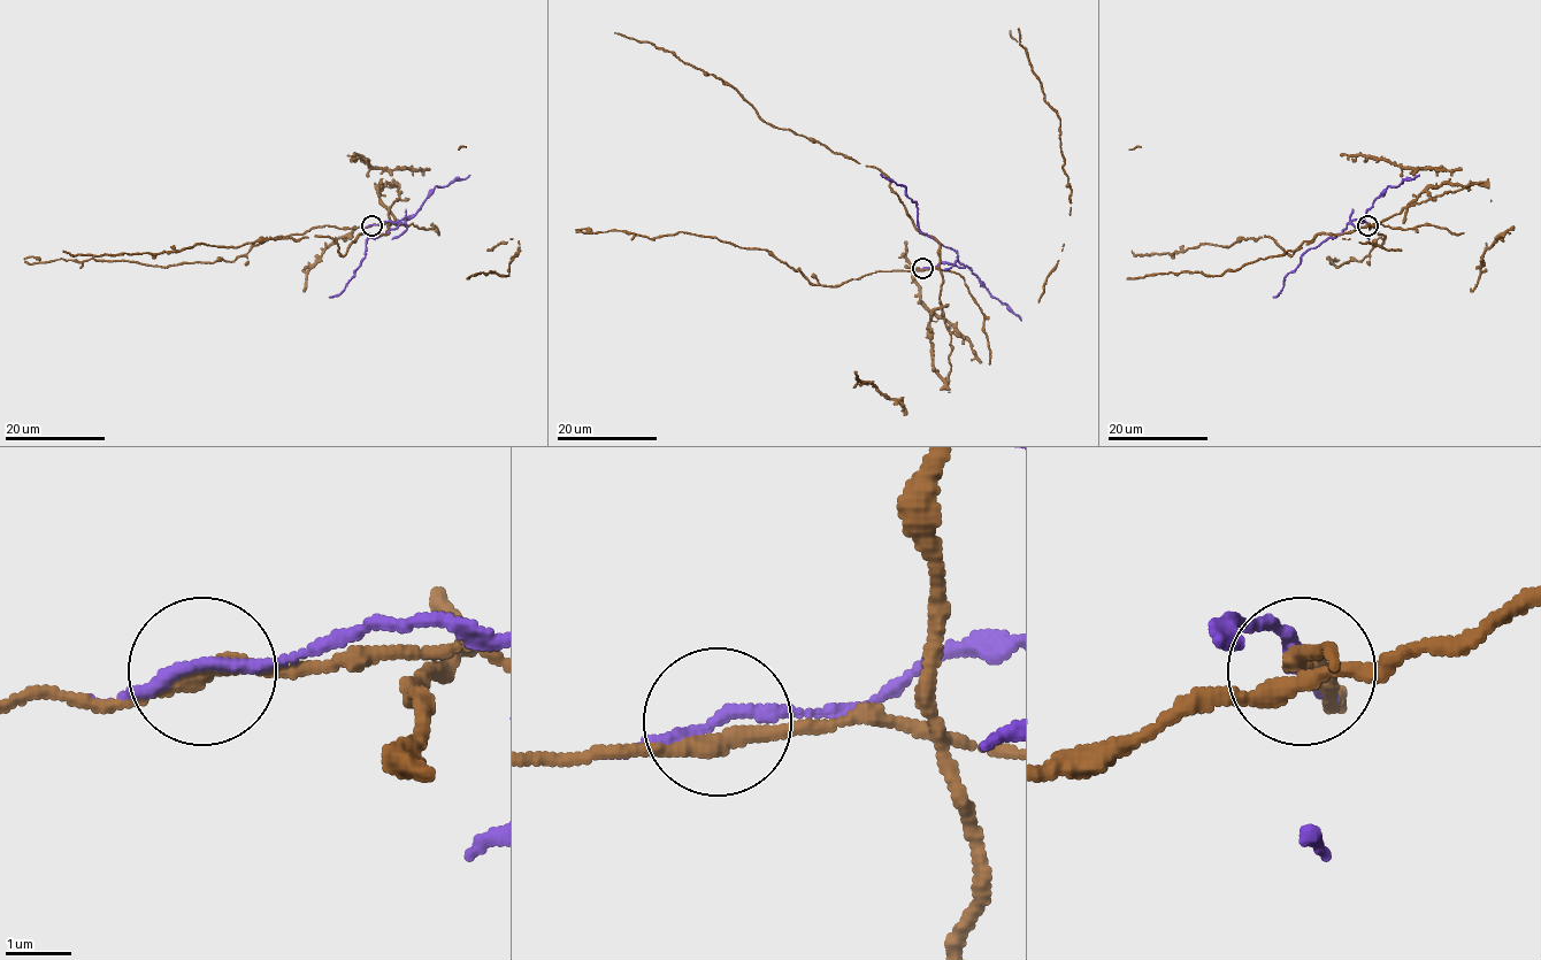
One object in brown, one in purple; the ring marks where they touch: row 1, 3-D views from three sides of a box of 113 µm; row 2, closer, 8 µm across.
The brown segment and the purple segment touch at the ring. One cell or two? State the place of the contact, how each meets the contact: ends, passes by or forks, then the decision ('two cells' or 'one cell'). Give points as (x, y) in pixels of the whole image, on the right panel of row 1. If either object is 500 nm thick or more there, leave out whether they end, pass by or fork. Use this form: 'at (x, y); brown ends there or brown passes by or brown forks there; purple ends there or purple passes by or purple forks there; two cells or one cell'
at (1367, 225); brown passes by; purple passes by; two cells

